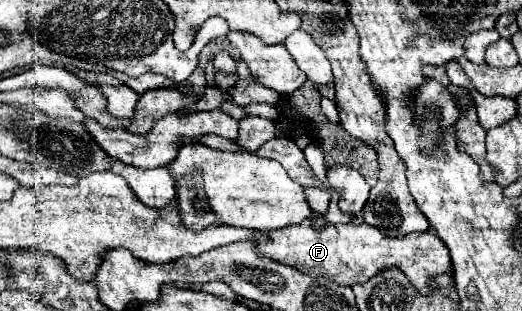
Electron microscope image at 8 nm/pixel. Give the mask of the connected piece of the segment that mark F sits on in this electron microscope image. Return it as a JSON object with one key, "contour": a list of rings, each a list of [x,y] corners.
{"contour":[[[306,220],[276,232],[272,230],[270,242],[256,242],[256,246],[262,250],[262,254],[268,254],[268,258],[274,258],[276,262],[298,266],[298,270],[306,270],[306,274],[312,278],[334,278],[336,282],[344,282],[344,286],[366,282],[366,278],[372,278],[378,274],[378,270],[384,270],[384,266],[398,266],[418,288],[418,292],[430,294],[430,278],[436,278],[438,274],[452,274],[448,248],[432,232],[390,238],[370,224],[328,224],[322,228],[322,232],[318,232],[314,230],[312,220]]]}

